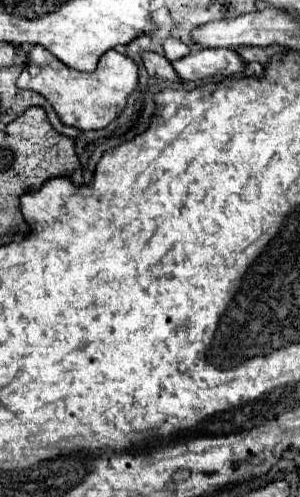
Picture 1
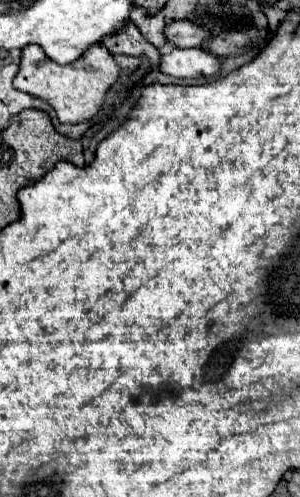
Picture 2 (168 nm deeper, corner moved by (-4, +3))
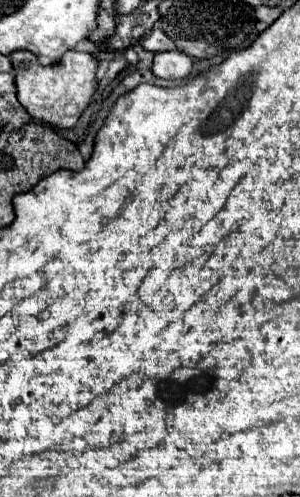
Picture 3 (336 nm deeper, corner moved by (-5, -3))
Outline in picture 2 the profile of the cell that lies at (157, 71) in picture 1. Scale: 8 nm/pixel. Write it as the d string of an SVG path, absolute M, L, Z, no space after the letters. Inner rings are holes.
M127 22L123 26L123 30L119 30L117 34L103 38L101 44L107 46L111 54L127 54L127 56L135 56L135 58L145 56L155 66L159 66L159 60L161 60L159 50L141 36L141 32L137 30L137 26L133 22Z

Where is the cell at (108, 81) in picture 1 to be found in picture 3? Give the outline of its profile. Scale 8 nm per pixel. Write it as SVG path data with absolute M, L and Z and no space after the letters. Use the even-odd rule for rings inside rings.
M28 50L12 52L10 62L16 70L16 96L24 110L32 118L44 120L56 128L74 128L96 90L98 62L90 54L76 50L66 52L60 62L50 66L42 66L38 58Z

